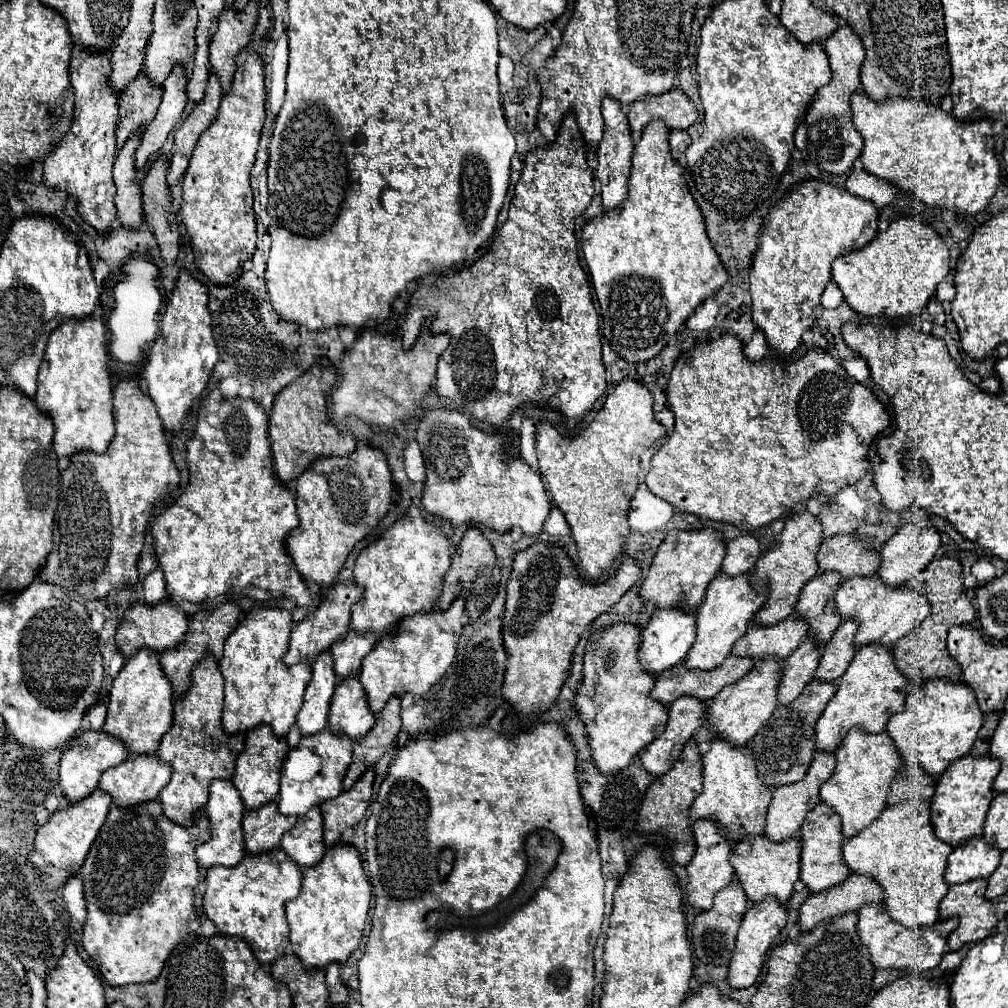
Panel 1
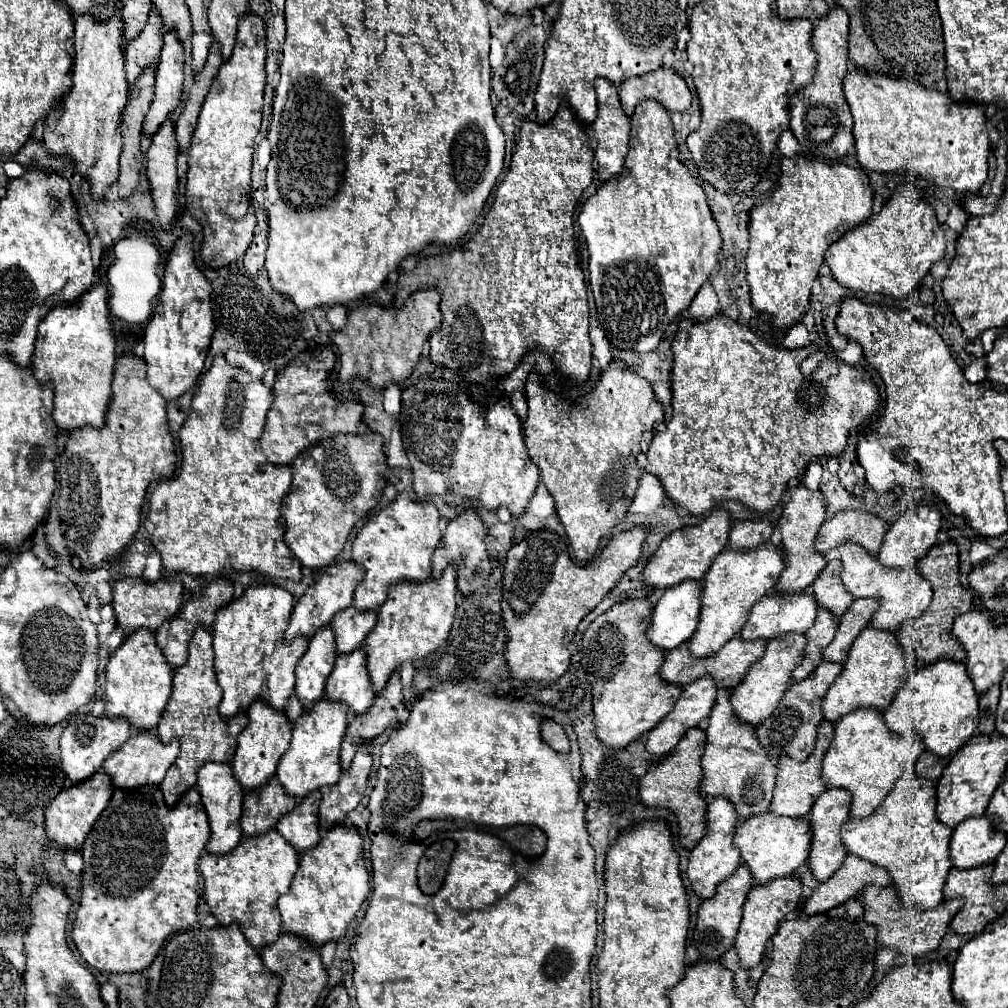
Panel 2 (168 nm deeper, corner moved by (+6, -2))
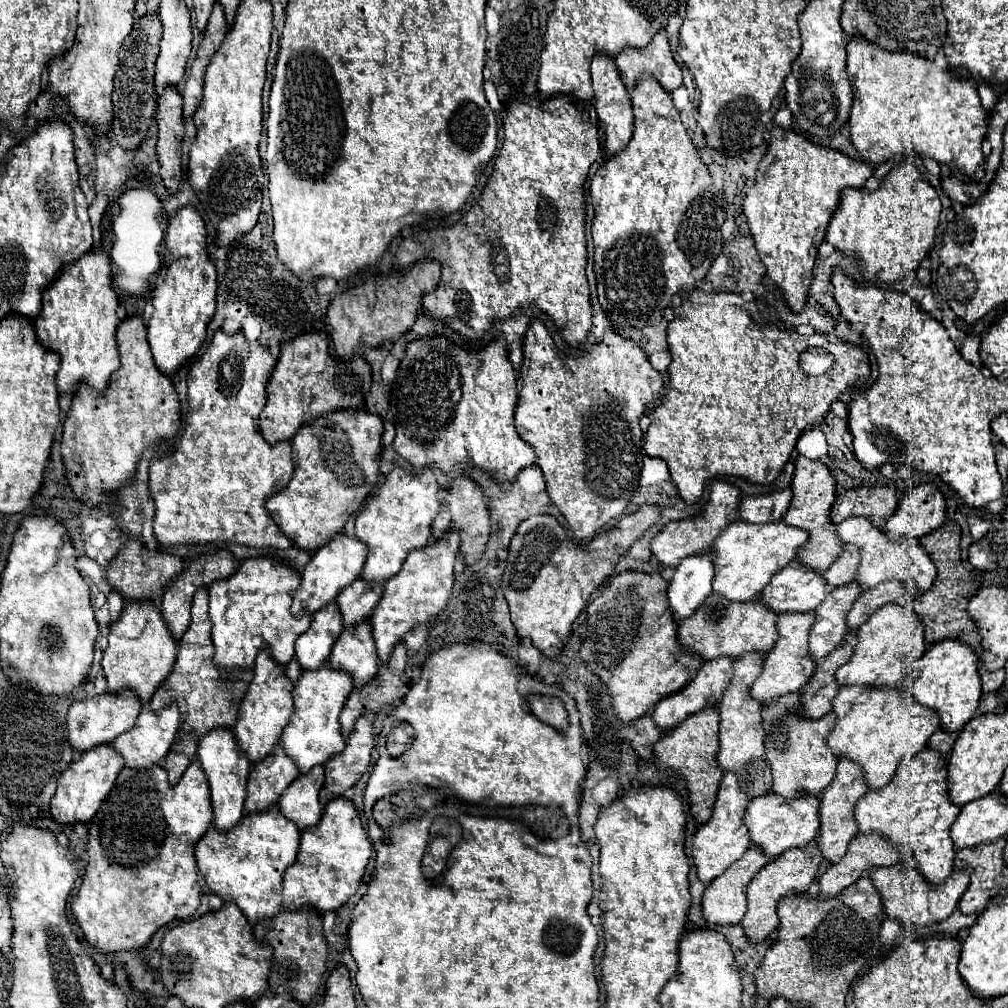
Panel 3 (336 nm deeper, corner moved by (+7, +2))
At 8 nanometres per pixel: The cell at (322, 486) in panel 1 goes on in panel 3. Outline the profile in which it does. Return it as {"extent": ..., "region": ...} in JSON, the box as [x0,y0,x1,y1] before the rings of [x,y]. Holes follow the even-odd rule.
{"extent":[265,409,383,551],"region":[[[365,409],[361,411],[333,411],[329,415],[321,415],[311,423],[305,423],[295,437],[291,439],[295,471],[291,481],[285,489],[277,495],[269,497],[265,503],[273,521],[281,527],[281,531],[301,549],[315,551],[323,543],[331,539],[333,533],[341,533],[343,525],[347,523],[353,507],[361,507],[367,499],[369,491],[375,489],[379,479],[379,453],[381,453],[381,435],[383,435],[383,421],[379,415],[373,415]]]}

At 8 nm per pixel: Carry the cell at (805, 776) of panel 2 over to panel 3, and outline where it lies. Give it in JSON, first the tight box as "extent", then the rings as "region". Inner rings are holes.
{"extent":[763,691,837,799],"region":[[[801,691],[781,695],[763,705],[763,729],[765,729],[765,755],[771,765],[773,791],[785,799],[801,795],[819,795],[835,777],[837,755],[829,751],[827,735],[835,727],[835,713],[827,713],[823,719],[809,719],[801,713]]]}

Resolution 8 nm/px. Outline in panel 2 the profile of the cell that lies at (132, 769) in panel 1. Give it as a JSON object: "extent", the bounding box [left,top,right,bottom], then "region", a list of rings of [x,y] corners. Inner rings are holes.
{"extent":[102,731,180,789],"region":[[[140,731],[138,735],[130,737],[118,751],[114,751],[106,759],[102,769],[112,779],[114,787],[134,789],[134,787],[140,787],[140,785],[160,785],[166,771],[176,761],[178,753],[180,753],[180,745],[176,741],[172,741],[170,745],[162,745],[160,739],[150,735],[150,731]]]}

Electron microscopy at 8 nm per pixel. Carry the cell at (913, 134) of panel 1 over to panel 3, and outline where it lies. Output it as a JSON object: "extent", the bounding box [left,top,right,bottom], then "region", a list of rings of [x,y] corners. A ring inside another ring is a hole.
{"extent":[847,39,987,175],"region":[[[851,39],[847,43],[847,73],[855,93],[849,117],[851,141],[865,161],[883,163],[891,155],[901,155],[903,149],[913,149],[921,157],[931,157],[965,175],[973,175],[983,163],[981,143],[987,133],[987,111],[981,107],[973,79],[963,79],[951,69],[939,69],[933,61],[909,55],[909,51],[881,51],[881,47],[865,43],[865,39]]]}

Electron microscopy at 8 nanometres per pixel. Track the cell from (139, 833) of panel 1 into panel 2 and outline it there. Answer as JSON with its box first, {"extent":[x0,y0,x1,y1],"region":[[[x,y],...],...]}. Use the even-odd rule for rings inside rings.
{"extent":[72,787,210,973],"region":[[[136,787],[136,789],[114,789],[112,799],[108,803],[108,807],[100,813],[98,821],[94,823],[92,831],[88,833],[84,847],[82,847],[82,857],[84,857],[84,871],[82,871],[82,895],[80,895],[80,907],[76,911],[76,921],[74,921],[74,929],[72,929],[72,939],[80,951],[80,955],[84,957],[84,961],[94,967],[96,971],[102,973],[138,973],[144,971],[146,967],[152,965],[152,961],[156,959],[160,947],[164,945],[164,941],[184,929],[190,929],[196,919],[198,919],[198,859],[202,855],[202,849],[206,847],[210,837],[210,827],[208,827],[208,819],[200,801],[200,795],[196,789],[190,789],[186,795],[182,795],[182,801],[178,801],[174,807],[166,807],[164,799],[162,799],[162,791],[158,787]]]}

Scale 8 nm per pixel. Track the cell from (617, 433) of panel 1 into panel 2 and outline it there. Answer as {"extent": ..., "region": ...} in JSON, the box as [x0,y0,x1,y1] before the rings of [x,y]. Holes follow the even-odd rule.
{"extent":[524,361,664,563],"region":[[[620,361],[610,363],[610,367],[600,375],[596,389],[582,397],[578,405],[570,405],[558,395],[546,391],[534,373],[526,381],[526,401],[528,419],[524,423],[524,441],[528,453],[538,465],[542,481],[556,501],[556,513],[568,533],[574,557],[582,563],[588,563],[596,557],[600,541],[624,519],[632,503],[638,479],[642,475],[640,467],[636,465],[636,457],[642,451],[640,441],[646,431],[654,431],[654,423],[664,421],[662,405],[656,401],[650,383],[628,371]]]}

